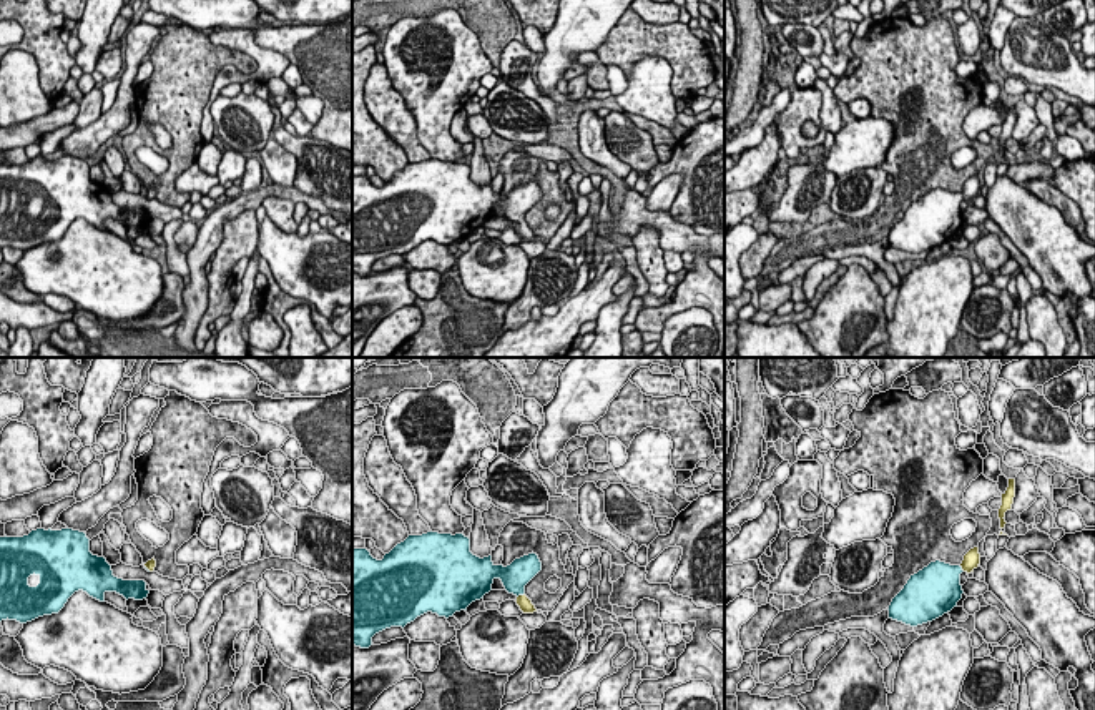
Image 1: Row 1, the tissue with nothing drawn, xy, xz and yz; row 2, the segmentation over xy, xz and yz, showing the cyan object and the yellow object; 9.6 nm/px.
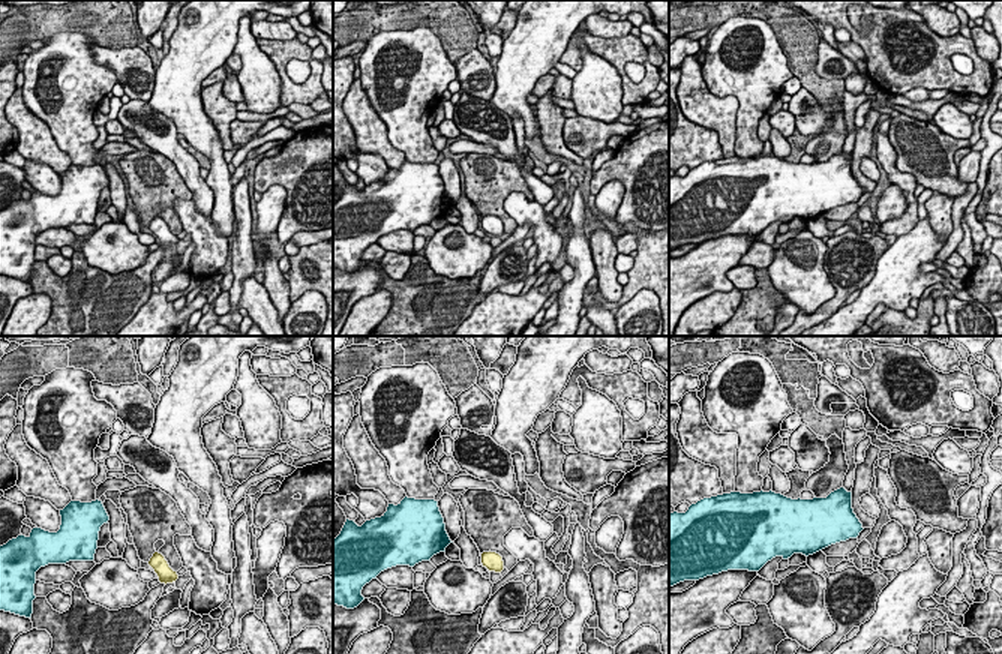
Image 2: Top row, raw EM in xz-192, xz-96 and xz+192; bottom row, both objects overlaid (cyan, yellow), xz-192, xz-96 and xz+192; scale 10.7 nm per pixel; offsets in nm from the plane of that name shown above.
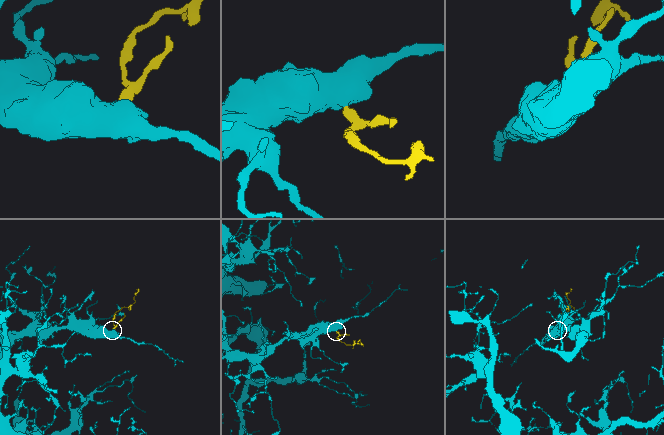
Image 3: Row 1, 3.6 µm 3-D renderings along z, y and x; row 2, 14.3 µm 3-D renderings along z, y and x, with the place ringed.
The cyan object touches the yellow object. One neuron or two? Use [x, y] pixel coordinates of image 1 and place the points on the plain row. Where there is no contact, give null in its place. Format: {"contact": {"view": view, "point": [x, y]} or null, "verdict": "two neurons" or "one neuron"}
{"contact": {"view": "xz", "point": [520, 221]}, "verdict": "one neuron"}

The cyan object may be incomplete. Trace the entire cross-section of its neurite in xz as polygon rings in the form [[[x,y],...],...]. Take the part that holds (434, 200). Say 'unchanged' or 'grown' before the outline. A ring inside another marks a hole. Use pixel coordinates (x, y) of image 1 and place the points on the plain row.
grown | [[[427,160],[409,163],[397,171],[382,188],[371,183],[367,176],[352,176],[352,273],[369,276],[372,264],[390,254],[405,254],[417,244],[432,239],[439,244],[452,244],[455,239],[484,226],[500,206],[505,218],[517,224],[523,241],[537,239],[525,223],[525,213],[542,198],[537,181],[515,186],[503,195],[492,190],[492,183],[477,185],[470,180],[470,166],[464,161]]]

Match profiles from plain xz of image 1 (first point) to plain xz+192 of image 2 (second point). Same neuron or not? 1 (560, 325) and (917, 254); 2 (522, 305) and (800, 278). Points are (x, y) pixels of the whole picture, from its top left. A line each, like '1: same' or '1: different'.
1: same
2: different

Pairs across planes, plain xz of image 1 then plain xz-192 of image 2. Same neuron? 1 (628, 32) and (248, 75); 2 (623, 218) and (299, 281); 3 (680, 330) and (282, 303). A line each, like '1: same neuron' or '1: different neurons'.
1: different neurons
2: same neuron
3: different neurons

